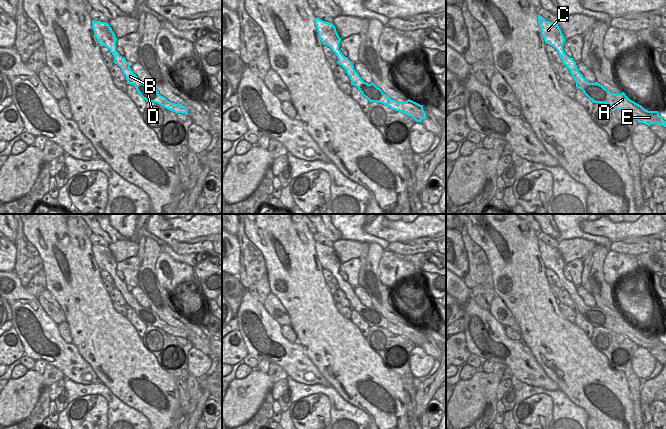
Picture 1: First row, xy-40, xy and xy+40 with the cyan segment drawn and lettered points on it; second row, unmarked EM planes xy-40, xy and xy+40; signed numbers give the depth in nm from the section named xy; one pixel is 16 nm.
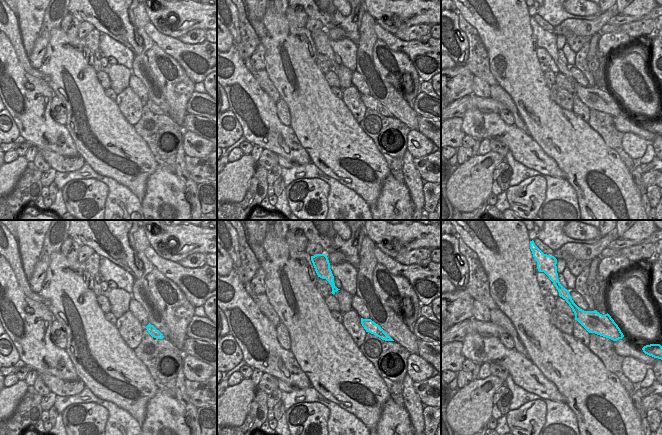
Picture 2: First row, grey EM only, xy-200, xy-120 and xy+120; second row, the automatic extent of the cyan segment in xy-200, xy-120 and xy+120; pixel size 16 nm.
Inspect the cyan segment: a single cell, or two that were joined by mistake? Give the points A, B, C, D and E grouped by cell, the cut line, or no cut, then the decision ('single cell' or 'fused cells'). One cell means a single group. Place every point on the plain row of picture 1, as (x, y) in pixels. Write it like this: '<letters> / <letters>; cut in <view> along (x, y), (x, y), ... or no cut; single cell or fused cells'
A B C D E; no cut; single cell

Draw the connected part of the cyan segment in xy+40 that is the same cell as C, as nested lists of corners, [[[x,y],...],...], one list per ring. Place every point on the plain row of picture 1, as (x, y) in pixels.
[[[538,239],[538,247],[545,267],[557,274],[563,289],[570,294],[572,301],[576,305],[576,311],[581,313],[593,327],[603,327],[621,334],[636,343],[638,347],[644,347],[648,350],[657,347],[666,351],[666,345],[663,344],[658,335],[645,334],[641,329],[630,324],[624,316],[614,318],[597,306],[590,307],[586,305],[579,296],[576,286],[573,282],[568,281],[563,274],[565,262],[558,248],[546,245],[540,239]]]

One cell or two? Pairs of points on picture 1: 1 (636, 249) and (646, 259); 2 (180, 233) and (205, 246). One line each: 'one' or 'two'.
1: two
2: two

